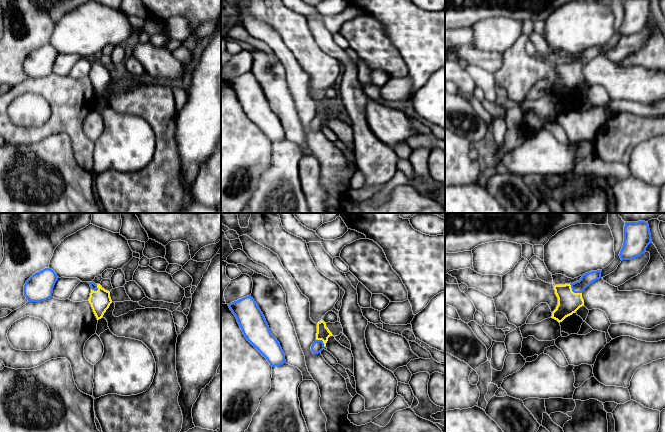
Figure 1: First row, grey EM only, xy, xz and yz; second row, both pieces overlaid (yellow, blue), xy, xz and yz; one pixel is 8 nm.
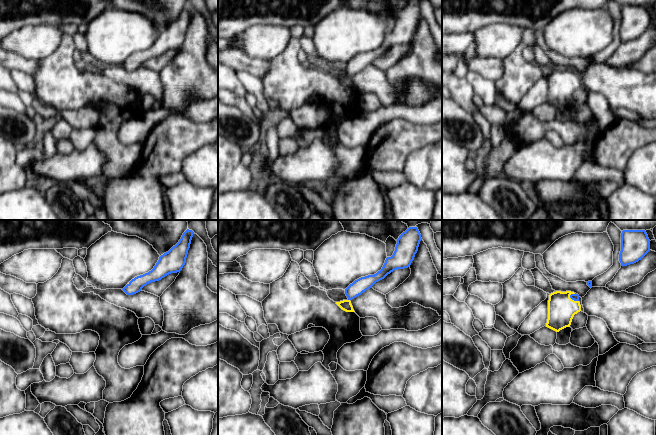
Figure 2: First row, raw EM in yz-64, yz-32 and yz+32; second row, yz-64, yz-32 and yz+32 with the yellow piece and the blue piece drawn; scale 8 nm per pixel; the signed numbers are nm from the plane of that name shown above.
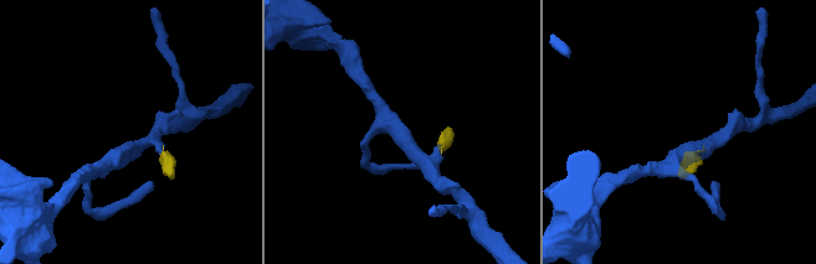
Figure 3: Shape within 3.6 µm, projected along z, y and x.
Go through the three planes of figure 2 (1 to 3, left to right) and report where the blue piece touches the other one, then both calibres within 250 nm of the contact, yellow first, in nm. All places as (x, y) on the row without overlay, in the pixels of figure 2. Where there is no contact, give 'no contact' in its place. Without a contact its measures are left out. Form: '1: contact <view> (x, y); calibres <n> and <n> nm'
1: no contact
2: no contact
3: contact yz+32 (573, 76); calibres 220 and 60 nm

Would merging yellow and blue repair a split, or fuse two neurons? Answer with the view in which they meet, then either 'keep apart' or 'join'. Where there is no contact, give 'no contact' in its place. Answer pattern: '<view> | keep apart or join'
yz | join

